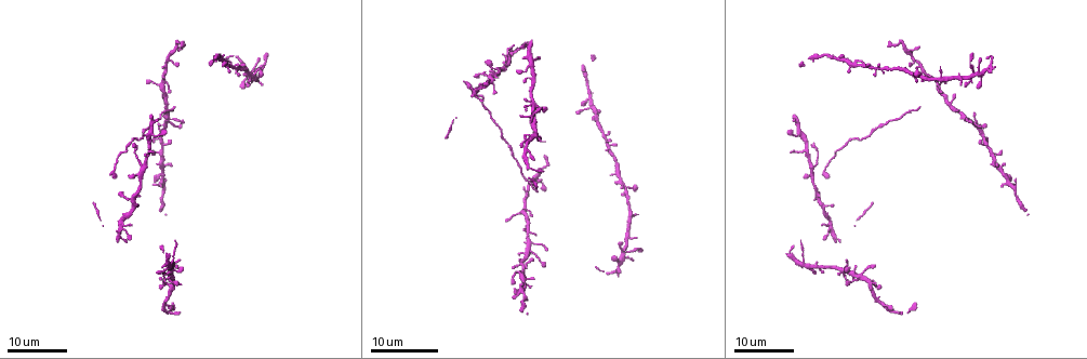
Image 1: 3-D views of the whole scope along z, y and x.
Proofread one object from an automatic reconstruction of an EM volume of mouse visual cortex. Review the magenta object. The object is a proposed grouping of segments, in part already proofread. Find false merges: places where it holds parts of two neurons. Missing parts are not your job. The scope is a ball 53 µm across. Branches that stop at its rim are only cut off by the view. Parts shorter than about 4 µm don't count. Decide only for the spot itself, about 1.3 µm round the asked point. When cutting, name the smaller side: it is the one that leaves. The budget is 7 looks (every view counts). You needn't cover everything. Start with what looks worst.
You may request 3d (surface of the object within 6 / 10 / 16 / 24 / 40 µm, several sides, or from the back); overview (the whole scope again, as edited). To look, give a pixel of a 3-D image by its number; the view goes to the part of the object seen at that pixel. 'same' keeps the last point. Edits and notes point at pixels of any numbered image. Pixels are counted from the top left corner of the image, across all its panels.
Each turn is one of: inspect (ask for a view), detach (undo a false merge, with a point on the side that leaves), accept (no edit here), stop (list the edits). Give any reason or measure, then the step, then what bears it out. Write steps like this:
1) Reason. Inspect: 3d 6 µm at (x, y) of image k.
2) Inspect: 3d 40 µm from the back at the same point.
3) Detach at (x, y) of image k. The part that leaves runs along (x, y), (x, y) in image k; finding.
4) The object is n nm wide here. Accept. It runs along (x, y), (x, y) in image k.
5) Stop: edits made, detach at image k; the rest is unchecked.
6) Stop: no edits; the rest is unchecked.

Four-way junction. Inspect: 3d 16 µm at (975, 73) of image 1.

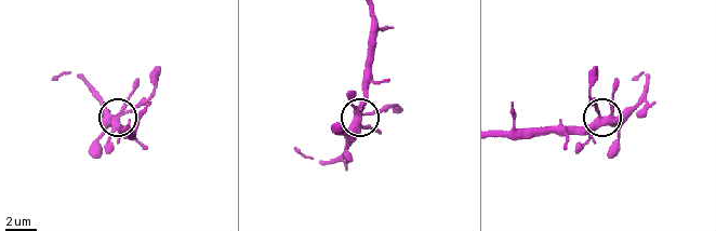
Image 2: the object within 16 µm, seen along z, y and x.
Inspect: 3d 10 µm at (362, 116) of image 2.

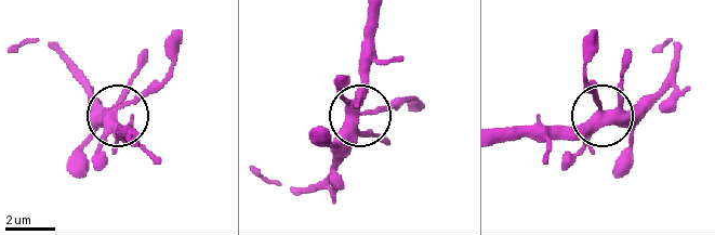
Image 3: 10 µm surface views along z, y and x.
Other side. Inspect: 3d 10 µm from the back at (357, 113) of image 3.

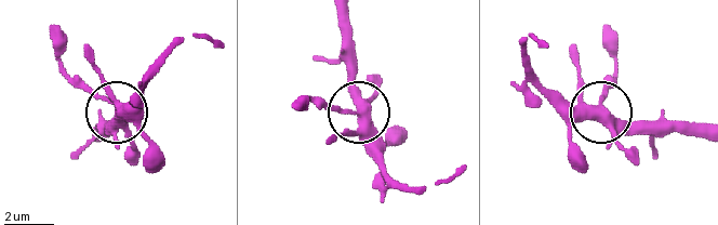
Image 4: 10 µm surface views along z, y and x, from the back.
The object is 330 nm wide here. Accept. It runs along (704, 129), (629, 129), (605, 117), (599, 101), (617, 56) in image 4; all the same neuron.

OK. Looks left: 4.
Four or more arms meet. Inspect: 3d 16 µm at (531, 252) of image 1.

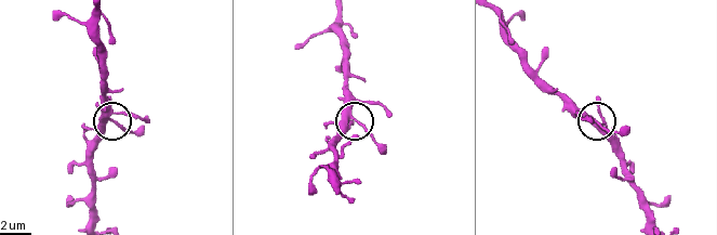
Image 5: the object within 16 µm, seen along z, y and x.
Inspect: 3d 6 µm at (105, 120) of image 5.

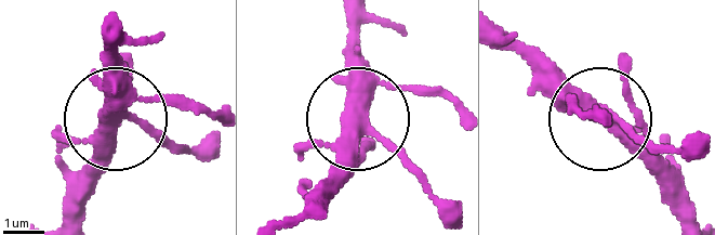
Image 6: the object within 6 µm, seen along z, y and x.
The object is 350 nm wide here. Accept. Continuous, no second neuron.

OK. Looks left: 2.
Branch point. Inspect: 3d 24 µm at (592, 109) of image 1.

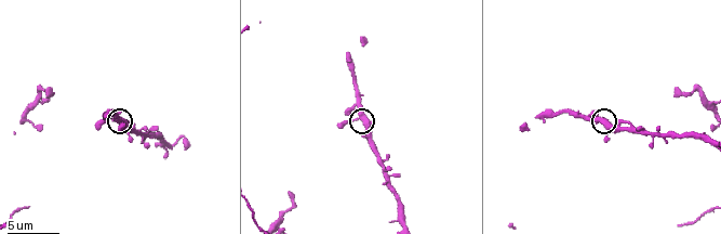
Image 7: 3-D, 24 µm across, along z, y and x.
Inspect: 3d 6 µm at (601, 122) of image 7.

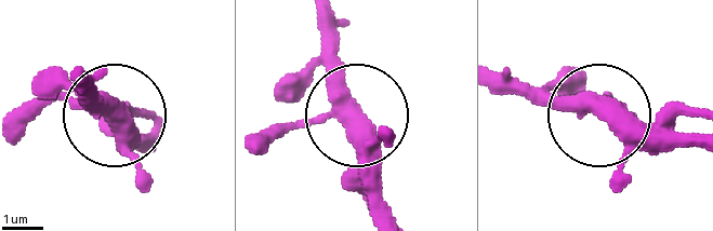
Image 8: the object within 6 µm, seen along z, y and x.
The object is 380 nm wide here. Accept. One neuron here.

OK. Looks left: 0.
Stop: no edits; the rest is unchecked.

